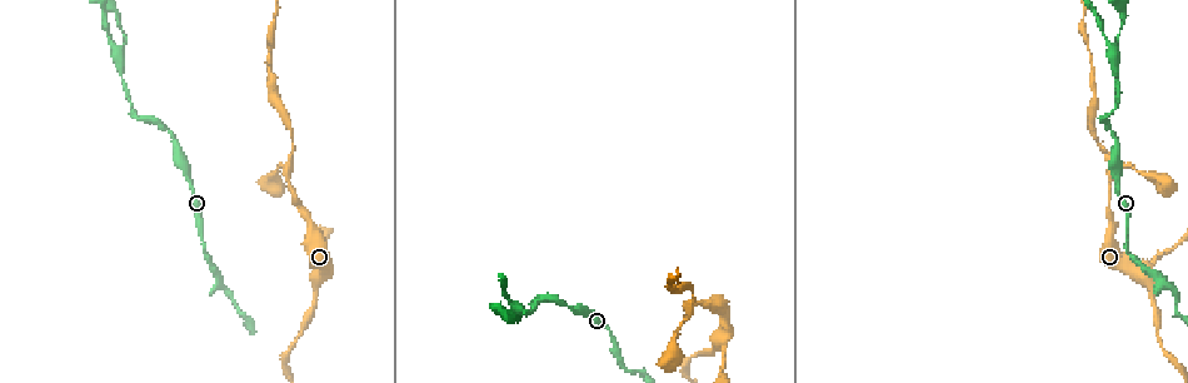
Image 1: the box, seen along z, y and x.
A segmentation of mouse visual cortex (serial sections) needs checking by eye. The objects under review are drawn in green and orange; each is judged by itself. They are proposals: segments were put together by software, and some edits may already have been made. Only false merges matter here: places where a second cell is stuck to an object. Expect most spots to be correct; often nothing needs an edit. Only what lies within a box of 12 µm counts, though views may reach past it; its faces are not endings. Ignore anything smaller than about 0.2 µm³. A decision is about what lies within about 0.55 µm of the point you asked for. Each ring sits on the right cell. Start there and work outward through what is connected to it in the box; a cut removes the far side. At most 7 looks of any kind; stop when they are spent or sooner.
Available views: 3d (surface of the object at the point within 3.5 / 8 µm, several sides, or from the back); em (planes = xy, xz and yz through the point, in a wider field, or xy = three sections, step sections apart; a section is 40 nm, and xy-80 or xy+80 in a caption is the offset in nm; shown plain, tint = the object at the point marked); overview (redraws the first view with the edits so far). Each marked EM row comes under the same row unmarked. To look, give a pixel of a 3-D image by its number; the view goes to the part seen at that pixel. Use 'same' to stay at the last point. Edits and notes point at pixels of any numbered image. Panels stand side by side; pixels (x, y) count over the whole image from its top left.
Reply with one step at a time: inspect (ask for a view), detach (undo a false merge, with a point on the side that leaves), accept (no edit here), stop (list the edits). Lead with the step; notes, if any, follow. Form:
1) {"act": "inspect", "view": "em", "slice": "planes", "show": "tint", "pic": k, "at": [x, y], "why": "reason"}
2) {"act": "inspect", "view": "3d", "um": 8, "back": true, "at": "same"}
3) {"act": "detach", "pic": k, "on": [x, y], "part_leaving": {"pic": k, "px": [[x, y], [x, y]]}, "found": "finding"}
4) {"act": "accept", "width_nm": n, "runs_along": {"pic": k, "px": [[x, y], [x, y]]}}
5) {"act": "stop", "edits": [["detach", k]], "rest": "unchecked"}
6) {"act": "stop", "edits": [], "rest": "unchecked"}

{"act": "inspect", "view": "3d", "um": 3.5, "pic": 1, "at": [317, 295], "why": "thick turns thin"}

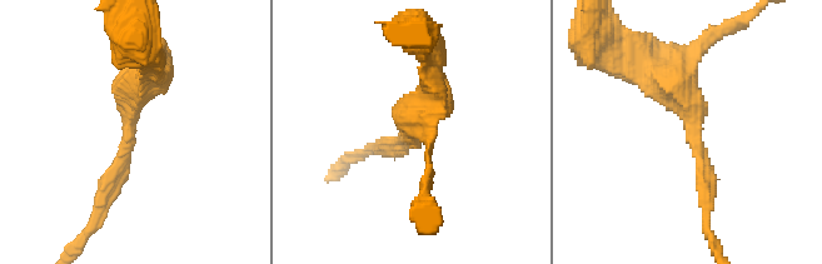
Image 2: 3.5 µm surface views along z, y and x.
{"act": "inspect", "view": "em", "slice": "xy", "step": 1, "show": "tint", "pic": 2, "at": [129, 136], "arm_widths_nm": [200, 450]}

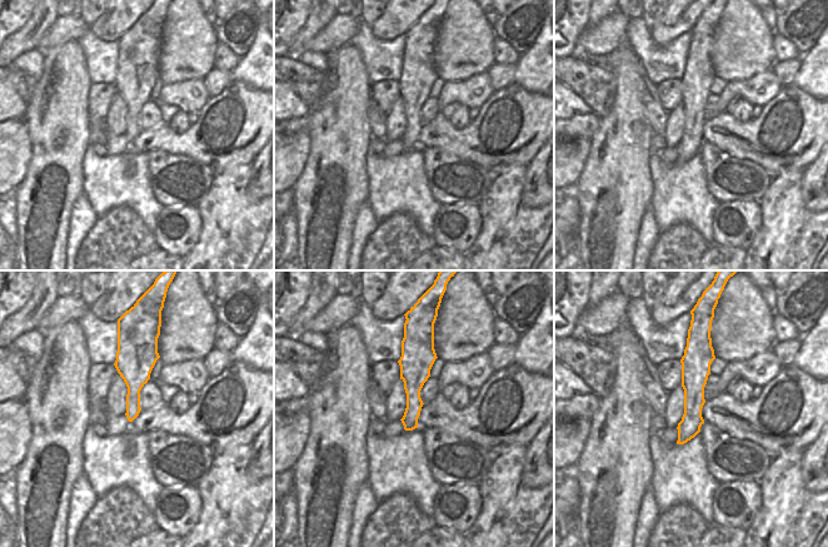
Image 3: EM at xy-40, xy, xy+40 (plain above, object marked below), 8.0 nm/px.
{"act": "accept", "runs_along": {"pic": 2, "px": [[152, 73], [98, 207]]}, "found": "continuous, no second cell"}

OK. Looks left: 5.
{"act": "inspect", "view": "3d", "um": 3.5, "pic": 1, "at": [691, 290], "why": "sudden change in width"}

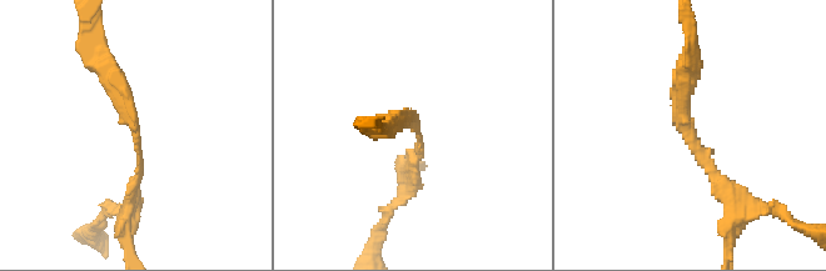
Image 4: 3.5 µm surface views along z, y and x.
{"act": "inspect", "view": "em", "slice": "planes", "show": "tint", "pic": 4, "at": [138, 142], "arm_widths_nm": [150, 250], "why": "shape alone is not enough"}

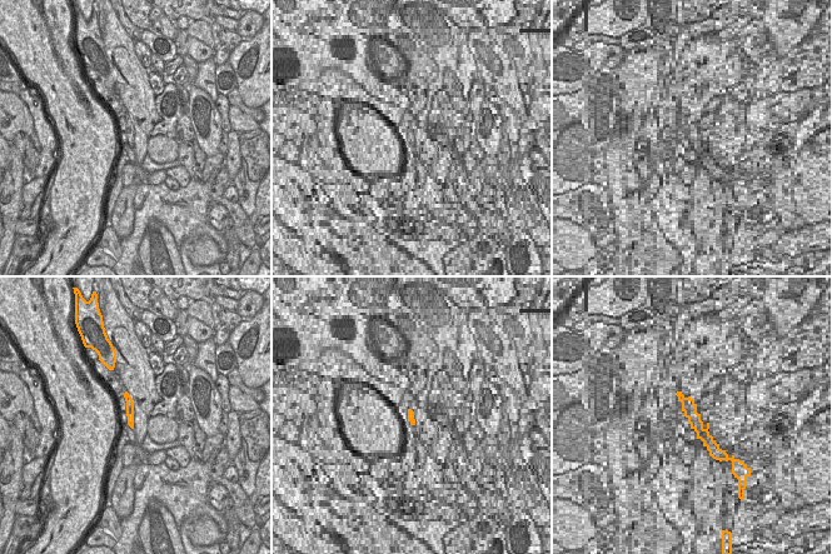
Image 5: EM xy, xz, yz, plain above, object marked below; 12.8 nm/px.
{"act": "accept", "runs_along": {"pic": 5, "px": [[125, 394], [129, 400], [131, 425]]}, "found": "one cell here"}

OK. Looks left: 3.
{"act": "inspect", "view": "3d", "um": 3.5, "back": true, "pic": 1, "at": [538, 301], "why": "sharp bend"}

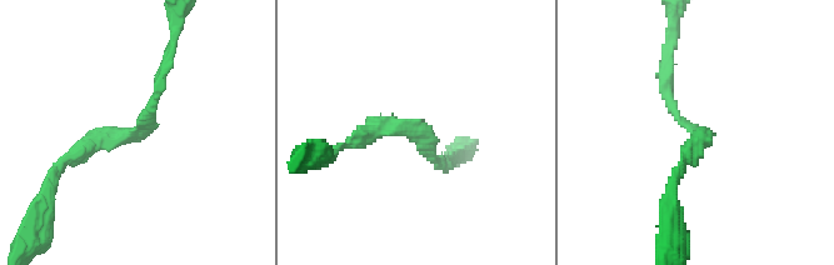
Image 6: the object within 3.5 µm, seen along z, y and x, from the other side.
{"act": "inspect", "view": "em", "slice": "planes", "show": "tint", "pic": 6, "at": [418, 131], "arm_widths_nm": [150, 200]}

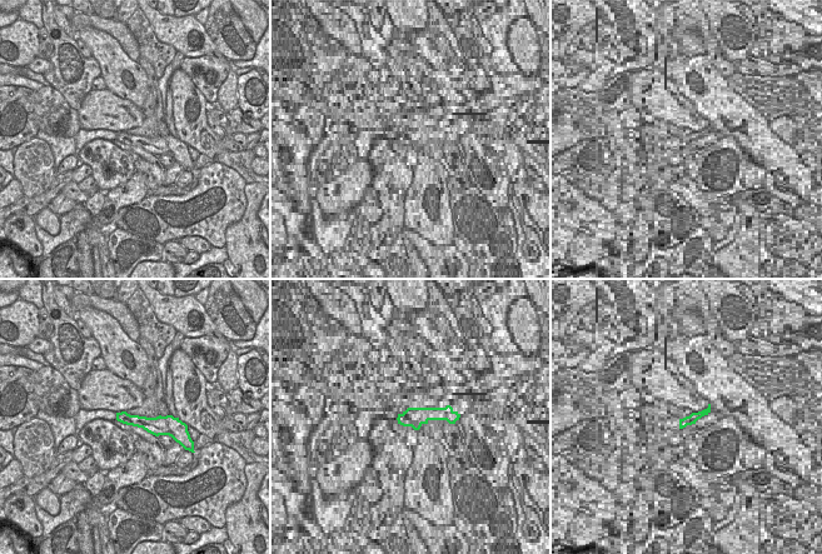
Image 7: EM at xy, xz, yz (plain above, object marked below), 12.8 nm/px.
{"act": "accept", "runs_along": {"pic": 7, "px": [[119, 415], [145, 423], [170, 423]]}, "found": "continuous, no second cell"}

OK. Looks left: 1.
{"act": "stop", "edits": [], "rest": "unchecked"}

